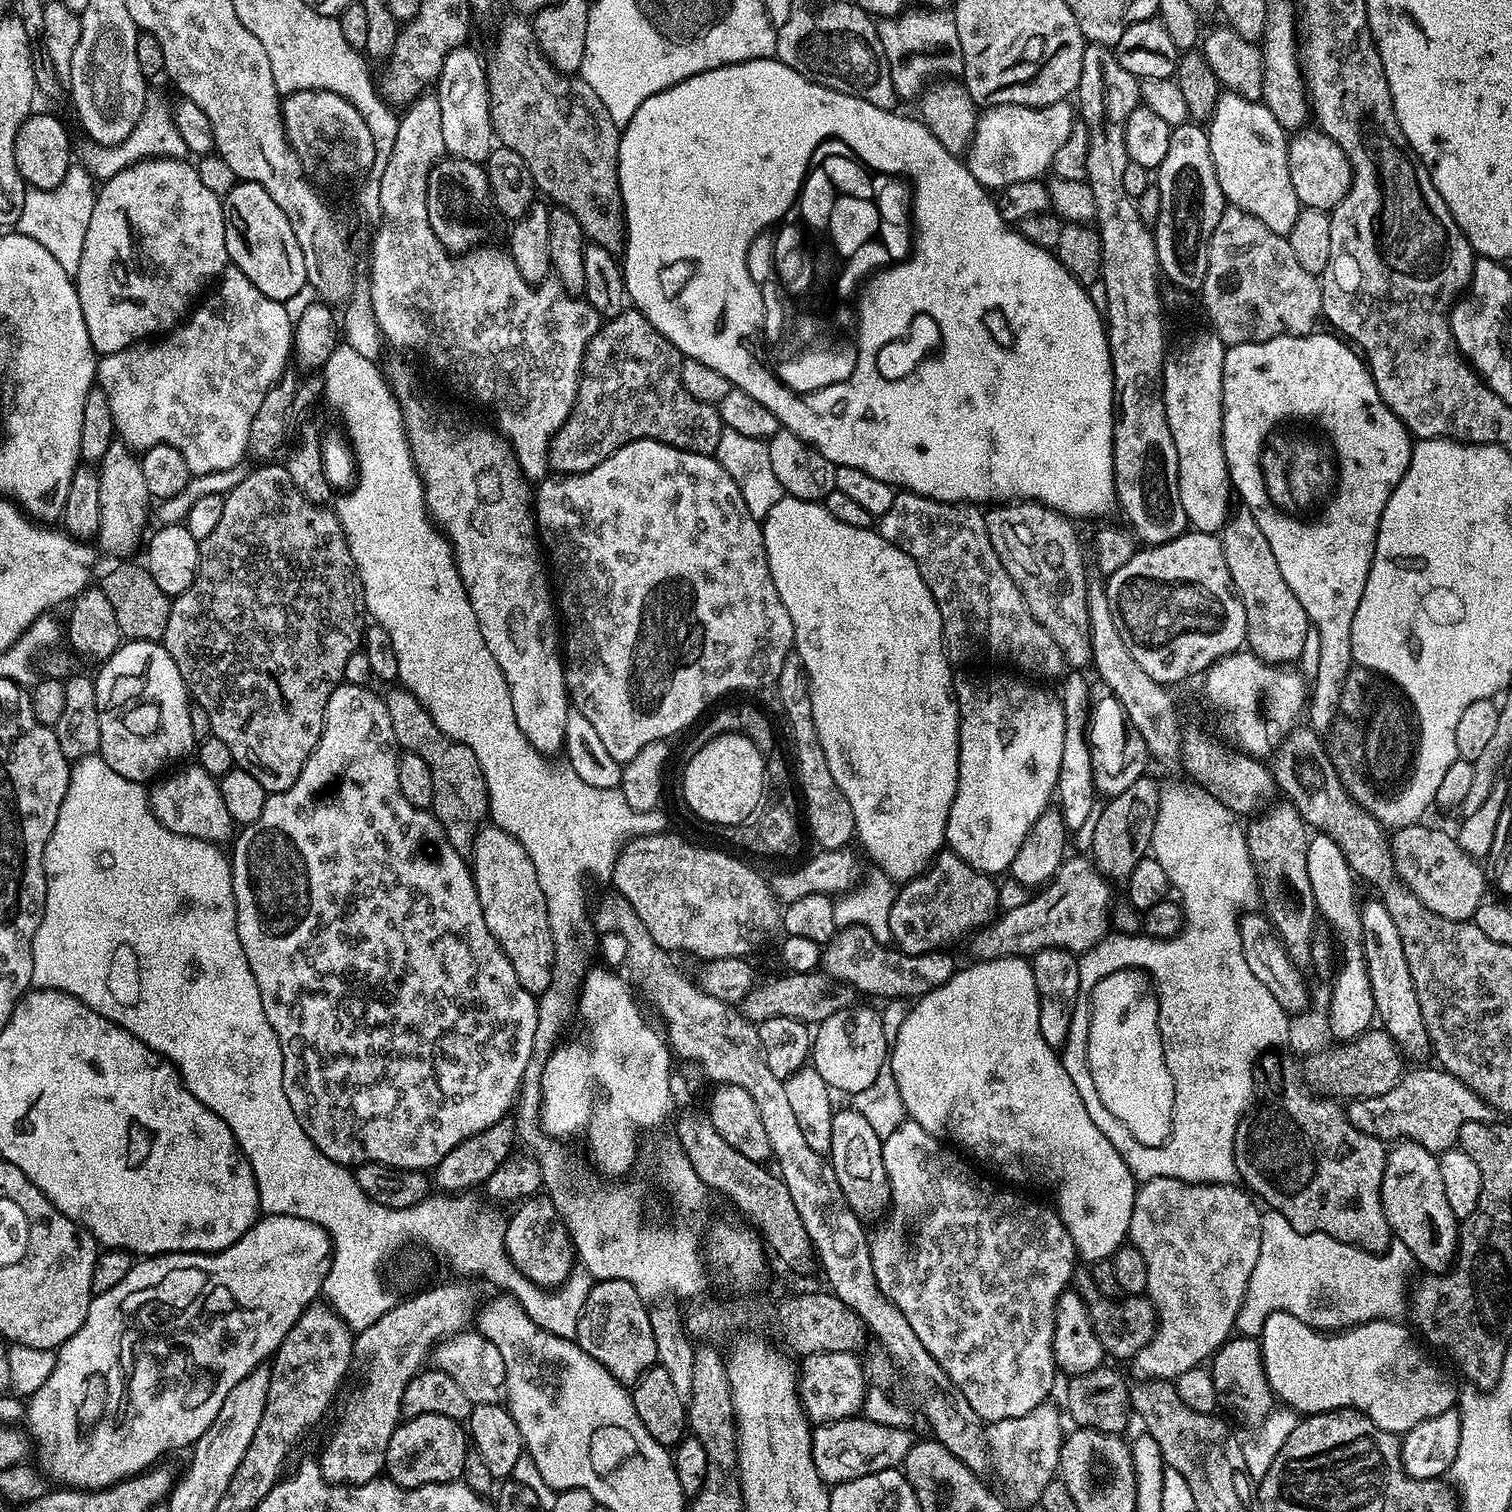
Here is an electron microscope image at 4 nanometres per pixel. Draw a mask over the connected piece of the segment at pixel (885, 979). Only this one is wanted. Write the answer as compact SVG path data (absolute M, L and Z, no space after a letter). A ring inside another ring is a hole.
M861 926L842 928L823 945L822 968L828 975L842 983L855 988L857 993L868 996L881 996L884 1000L908 1000L930 994L938 986L950 982L950 978L958 970L943 951L927 952L921 956L905 956L903 952L892 946L880 944L868 929Z

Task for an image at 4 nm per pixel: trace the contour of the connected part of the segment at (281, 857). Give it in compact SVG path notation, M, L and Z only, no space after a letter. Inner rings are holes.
M340 683L330 694L330 702L326 702L326 714L324 715L324 729L318 738L318 746L306 758L302 766L302 774L290 786L281 792L273 792L269 795L266 806L262 806L262 814L254 818L254 822L243 825L235 837L230 848L230 863L232 866L232 885L234 886L234 902L236 903L236 929L238 930L238 942L242 942L242 950L246 954L246 962L250 962L250 970L258 982L258 990L262 994L262 1010L266 1010L266 1018L270 1026L274 1026L274 1034L278 1034L278 1042L282 1046L282 1062L284 1073L282 1074L282 1086L286 1090L286 1098L290 1102L290 1110L294 1110L294 1118L306 1130L310 1142L318 1146L326 1158L345 1166L357 1164L385 1164L391 1168L405 1168L406 1170L435 1169L436 1165L450 1154L462 1142L469 1140L474 1134L482 1134L490 1126L494 1126L499 1120L509 1115L512 1103L516 1100L516 1091L528 1072L528 1063L534 1059L534 1030L538 1026L538 1014L536 1006L537 997L530 993L518 982L518 974L514 974L514 966L510 966L510 958L498 946L494 934L490 934L486 926L486 918L482 918L482 906L478 902L478 890L472 881L472 870L467 859L462 857L461 849L450 843L444 833L444 827L439 824L435 816L425 814L421 809L415 808L410 802L406 802L405 796L400 792L398 786L398 745L394 738L394 726L390 726L390 710L386 710L386 702L383 695L378 691L371 692L371 687L362 684Z

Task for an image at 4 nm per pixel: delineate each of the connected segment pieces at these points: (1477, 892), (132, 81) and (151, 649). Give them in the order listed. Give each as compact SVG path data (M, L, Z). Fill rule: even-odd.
M1427 823L1411 824L1405 828L1395 829L1391 833L1392 857L1396 863L1396 874L1399 883L1405 884L1434 914L1442 914L1442 918L1451 920L1471 921L1480 904L1485 903L1484 869L1477 857L1466 854L1456 841L1455 835L1450 831L1443 832L1440 828L1427 828Z
M123 6L88 8L82 13L80 25L82 38L78 38L78 50L74 50L67 77L72 83L76 114L91 143L114 146L118 142L126 142L126 138L134 134L134 128L138 126L150 99L144 68L140 65L142 33L130 16L130 10Z
M154 640L121 643L120 649L99 668L100 673L94 676L100 727L98 755L110 770L122 774L122 778L148 782L197 747L190 720L190 693L163 643Z

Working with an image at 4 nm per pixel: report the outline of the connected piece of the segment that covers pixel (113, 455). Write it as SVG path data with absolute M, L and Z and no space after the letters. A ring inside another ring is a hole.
M113 439L110 450L106 450L106 454L98 465L98 471L102 494L102 518L98 533L99 551L109 552L112 556L120 556L116 558L131 557L128 555L139 544L141 547L145 539L144 527L148 524L148 504L150 505L146 481L142 475L140 456L123 439Z

